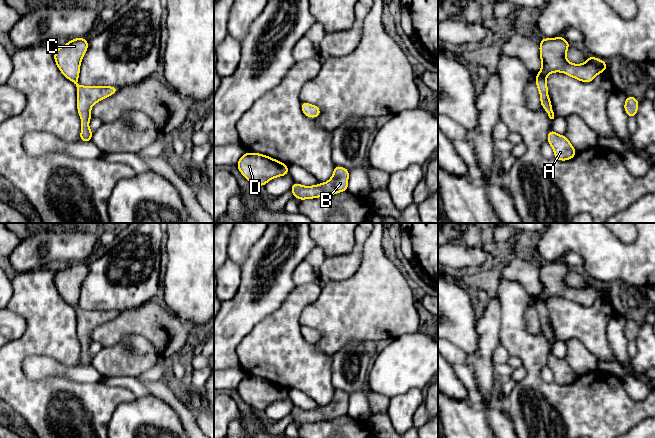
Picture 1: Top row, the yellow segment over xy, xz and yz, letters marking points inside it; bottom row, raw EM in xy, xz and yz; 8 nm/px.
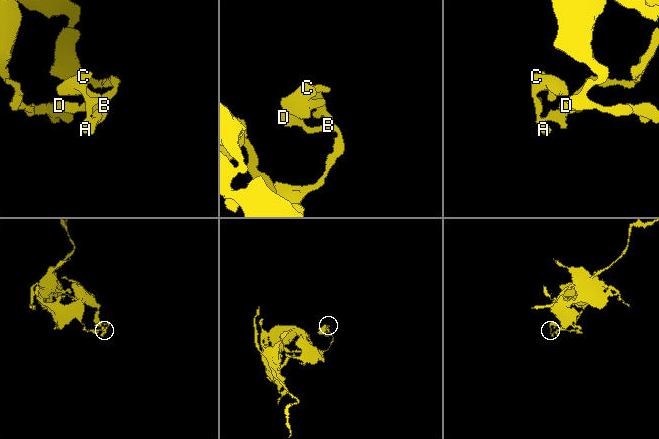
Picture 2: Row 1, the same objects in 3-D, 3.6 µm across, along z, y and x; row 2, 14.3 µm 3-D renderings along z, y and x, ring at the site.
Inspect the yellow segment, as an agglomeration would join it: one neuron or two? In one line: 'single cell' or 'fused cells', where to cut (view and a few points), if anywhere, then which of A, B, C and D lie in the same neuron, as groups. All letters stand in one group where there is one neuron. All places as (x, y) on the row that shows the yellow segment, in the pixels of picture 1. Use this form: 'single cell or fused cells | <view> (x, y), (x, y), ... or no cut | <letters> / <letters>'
single cell | no cut | A B C D

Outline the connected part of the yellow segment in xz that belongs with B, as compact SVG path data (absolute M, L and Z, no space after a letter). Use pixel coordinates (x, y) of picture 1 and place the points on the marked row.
M335 165L333 175L327 182L315 186L303 186L293 182L290 190L298 200L331 196L348 190L349 174L348 169Z

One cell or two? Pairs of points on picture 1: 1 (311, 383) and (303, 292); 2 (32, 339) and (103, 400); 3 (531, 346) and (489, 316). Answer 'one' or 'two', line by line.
1: one
2: one
3: two

